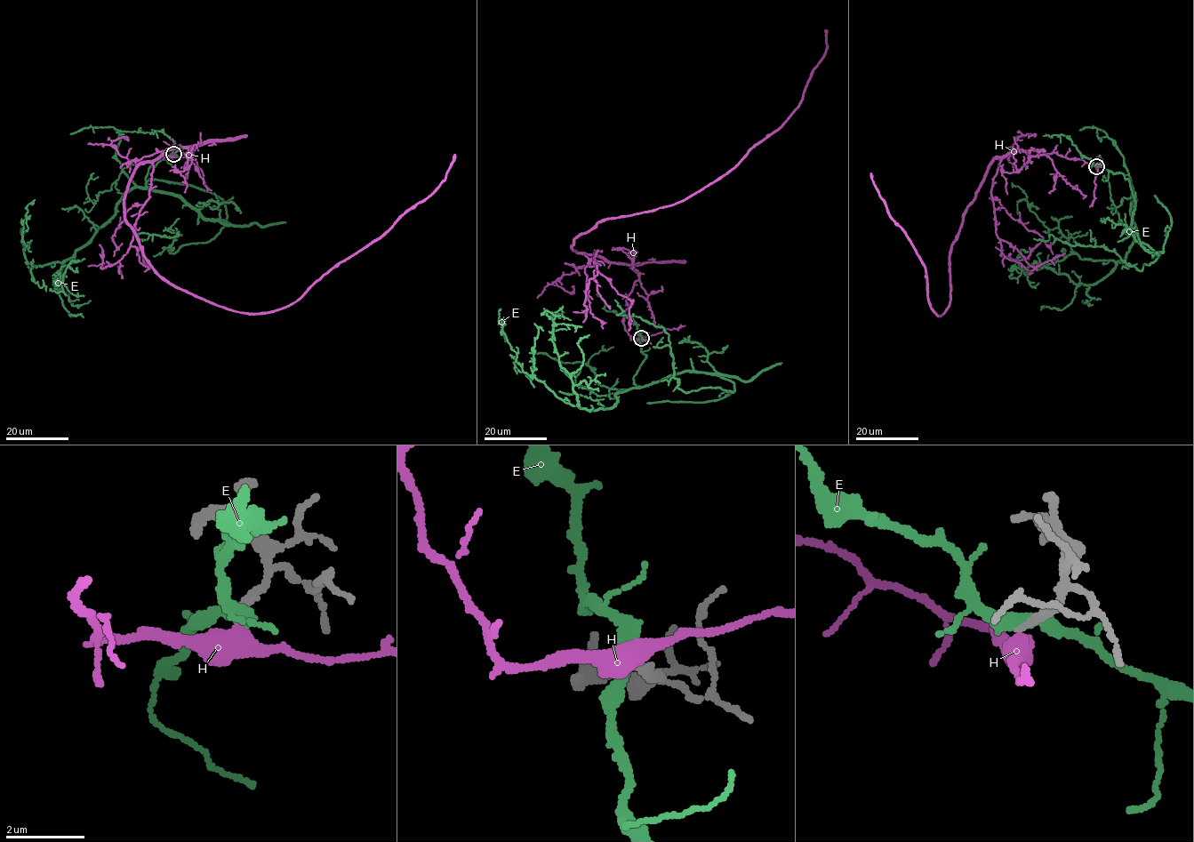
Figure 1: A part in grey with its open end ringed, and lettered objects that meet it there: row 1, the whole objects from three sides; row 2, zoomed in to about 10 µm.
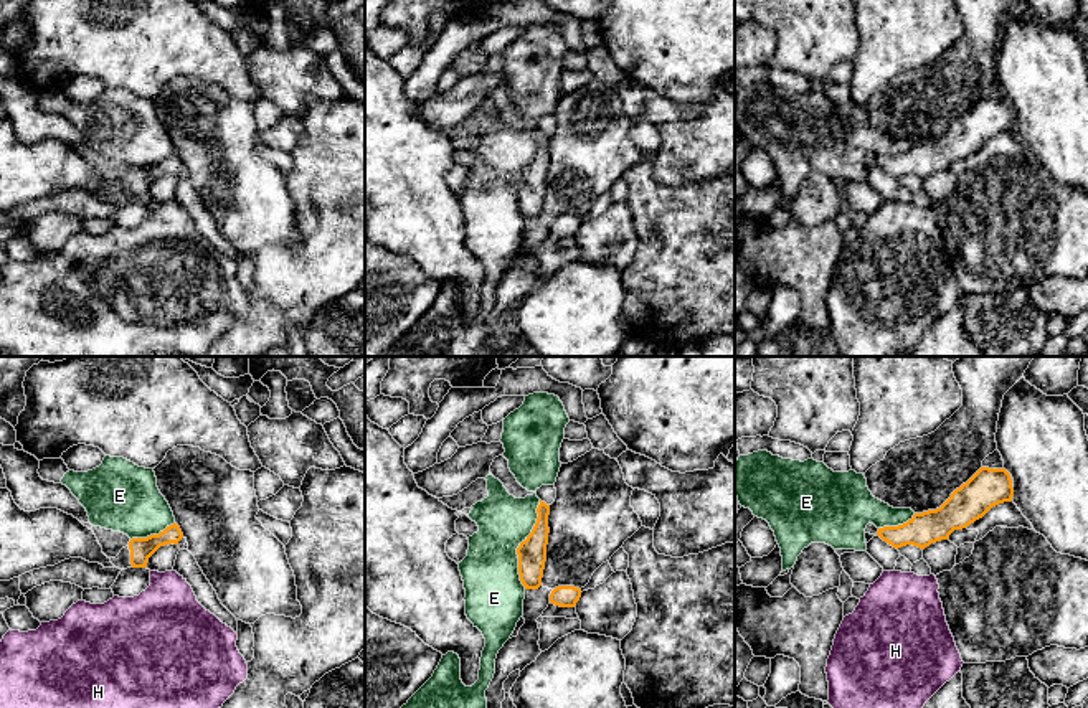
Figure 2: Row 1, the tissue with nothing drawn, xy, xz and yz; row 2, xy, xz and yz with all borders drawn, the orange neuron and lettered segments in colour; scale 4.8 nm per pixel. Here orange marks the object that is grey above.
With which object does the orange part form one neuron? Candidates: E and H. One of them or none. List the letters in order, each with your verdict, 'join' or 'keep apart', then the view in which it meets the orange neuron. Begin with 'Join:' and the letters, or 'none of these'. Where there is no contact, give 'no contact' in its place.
Join: none of these
E: keep apart | xz
H: keep apart | no contact

